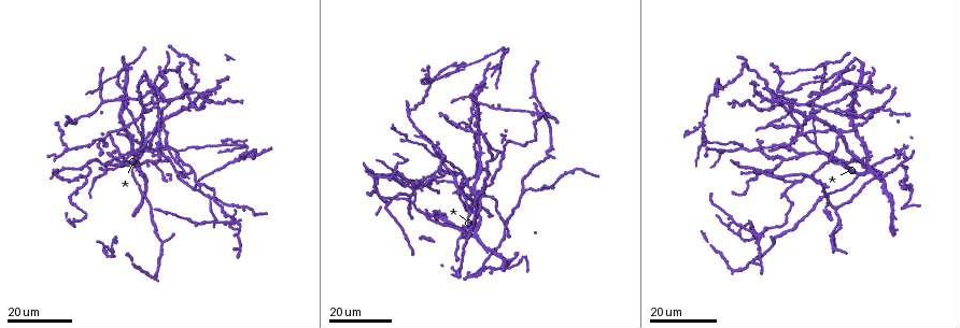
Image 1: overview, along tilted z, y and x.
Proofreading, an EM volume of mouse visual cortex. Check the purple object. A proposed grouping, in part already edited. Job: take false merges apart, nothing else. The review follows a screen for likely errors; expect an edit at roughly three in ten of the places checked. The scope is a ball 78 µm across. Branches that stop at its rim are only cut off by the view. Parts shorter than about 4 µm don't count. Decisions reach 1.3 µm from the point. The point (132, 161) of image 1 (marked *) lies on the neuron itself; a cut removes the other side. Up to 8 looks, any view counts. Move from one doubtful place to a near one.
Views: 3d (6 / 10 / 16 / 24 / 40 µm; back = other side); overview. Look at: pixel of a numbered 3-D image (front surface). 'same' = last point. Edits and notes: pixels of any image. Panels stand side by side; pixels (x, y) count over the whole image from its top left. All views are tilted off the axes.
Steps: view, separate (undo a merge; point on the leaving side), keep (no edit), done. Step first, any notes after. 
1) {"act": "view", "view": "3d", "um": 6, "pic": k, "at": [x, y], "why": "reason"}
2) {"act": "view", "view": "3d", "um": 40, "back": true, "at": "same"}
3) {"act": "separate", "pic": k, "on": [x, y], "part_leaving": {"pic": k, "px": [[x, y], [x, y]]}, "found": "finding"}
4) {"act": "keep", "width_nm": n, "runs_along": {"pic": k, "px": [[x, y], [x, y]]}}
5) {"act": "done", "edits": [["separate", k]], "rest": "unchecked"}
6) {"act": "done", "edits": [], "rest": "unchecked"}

{"act": "view", "view": "3d", "um": 16, "pic": 1, "at": [815, 97], "why": "a fork"}

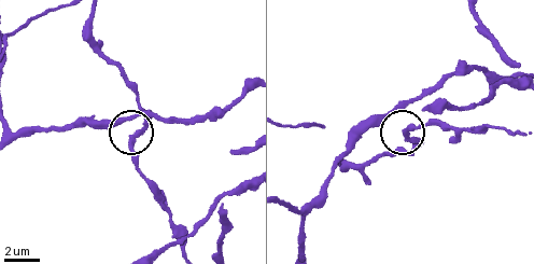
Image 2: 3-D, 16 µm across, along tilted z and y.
{"act": "view", "view": "3d", "um": 10, "pic": 2, "at": [405, 133], "why": "closer look"}

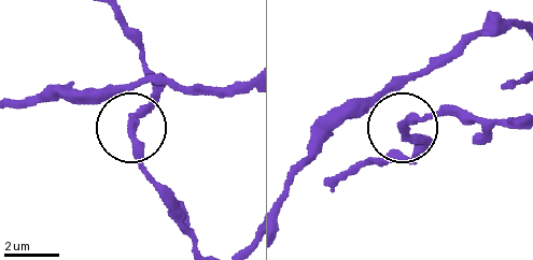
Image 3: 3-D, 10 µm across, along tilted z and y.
{"act": "keep", "arms": 3, "found": "one neuron here"}

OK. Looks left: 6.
{"act": "view", "view": "3d", "um": 24, "pic": 1, "at": [468, 196], "why": "three arms meet"}

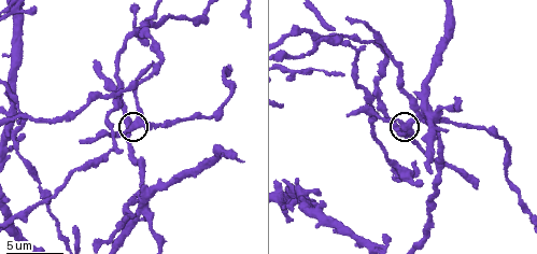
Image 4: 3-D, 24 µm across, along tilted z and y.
{"act": "view", "view": "3d", "um": 6, "pic": 4, "at": [407, 124], "why": "closer look"}

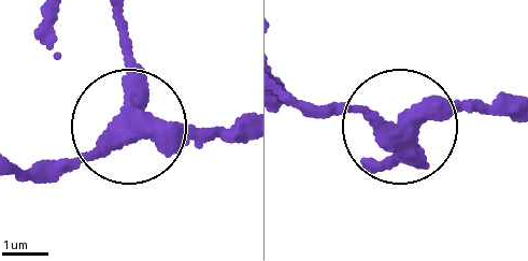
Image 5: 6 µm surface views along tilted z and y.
{"act": "keep", "arms": 3, "runs_along": {"pic": 5, "px": [[123, 18], [133, 122], [86, 154], [19, 174]]}, "found": "continuous, no second neuron"}

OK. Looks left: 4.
{"act": "view", "view": "3d", "um": 16, "pic": 1, "at": [786, 90], "why": "three arms meet"}

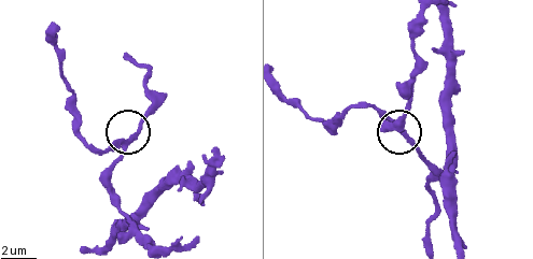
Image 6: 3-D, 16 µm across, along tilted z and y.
{"act": "view", "view": "3d", "um": 6, "pic": 6, "at": [127, 143], "why": "zoom in"}

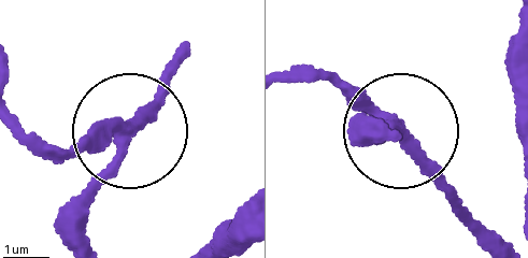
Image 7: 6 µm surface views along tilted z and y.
{"act": "keep", "width_nm": 240, "runs_along": {"pic": 7, "px": [[93, 247], [90, 199], [129, 140], [101, 132], [74, 143]]}, "found": "continuous, no second neuron"}

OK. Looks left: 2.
{"act": "view", "view": "3d", "um": 24, "pic": 1, "at": [500, 151], "why": "thin arm on a thick one"}

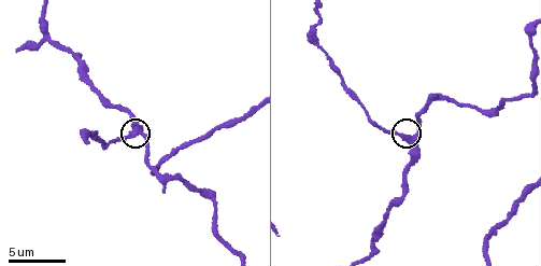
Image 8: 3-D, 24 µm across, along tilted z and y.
{"act": "view", "view": "3d", "um": 6, "pic": 8, "at": [137, 132], "why": "zoom in"}

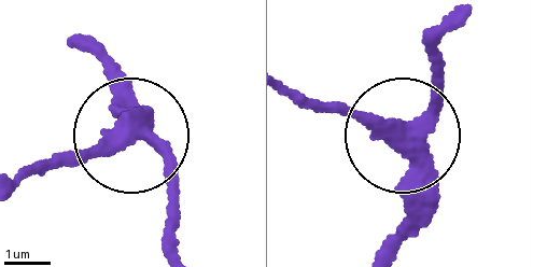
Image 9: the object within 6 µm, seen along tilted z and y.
{"act": "keep", "arms": 3, "runs_along": {"pic": 9, "px": [[74, 51], [98, 60], [137, 120], [44, 164]]}, "found": "continuous, no second neuron"}

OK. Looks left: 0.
{"act": "done", "edits": [], "rest": "unchecked"}

